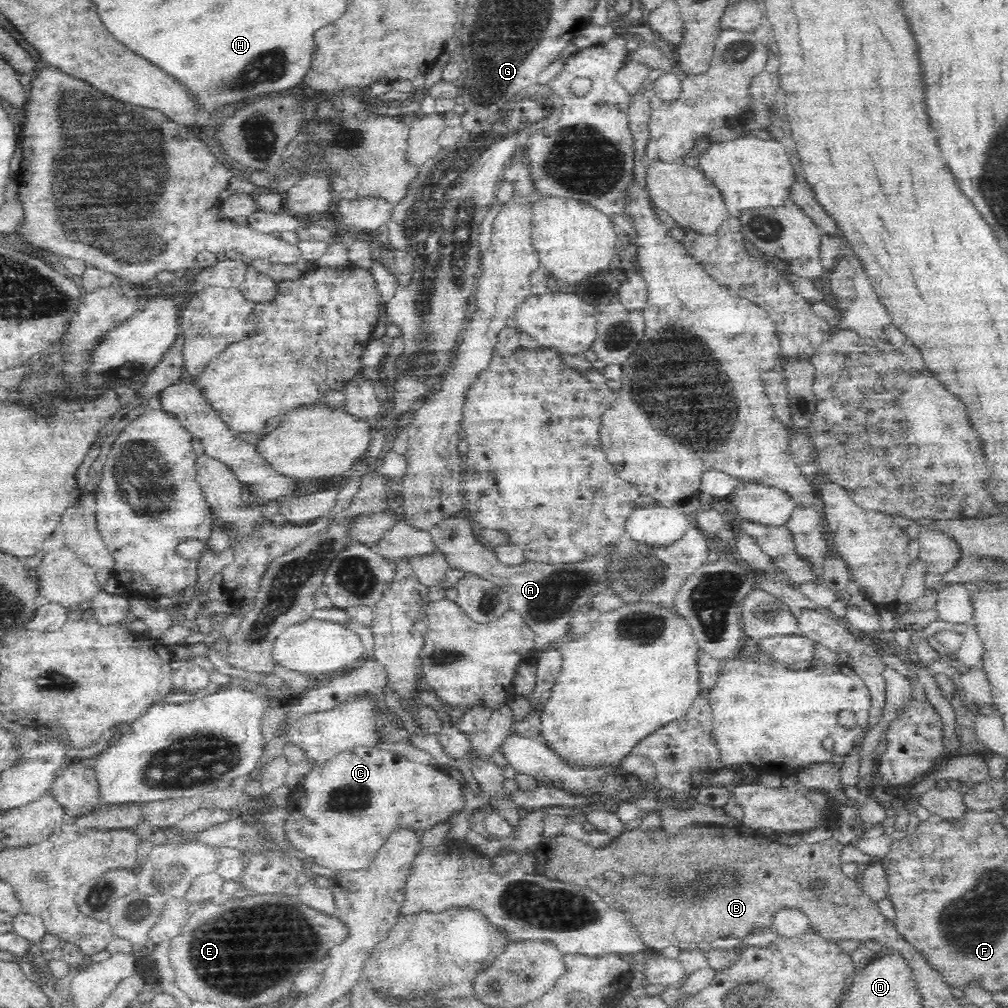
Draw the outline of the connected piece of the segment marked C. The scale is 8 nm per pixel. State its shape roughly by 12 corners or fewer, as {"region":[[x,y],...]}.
{"region":[[411,744],[336,754],[289,793],[286,838],[364,870],[398,828],[464,806]]}

